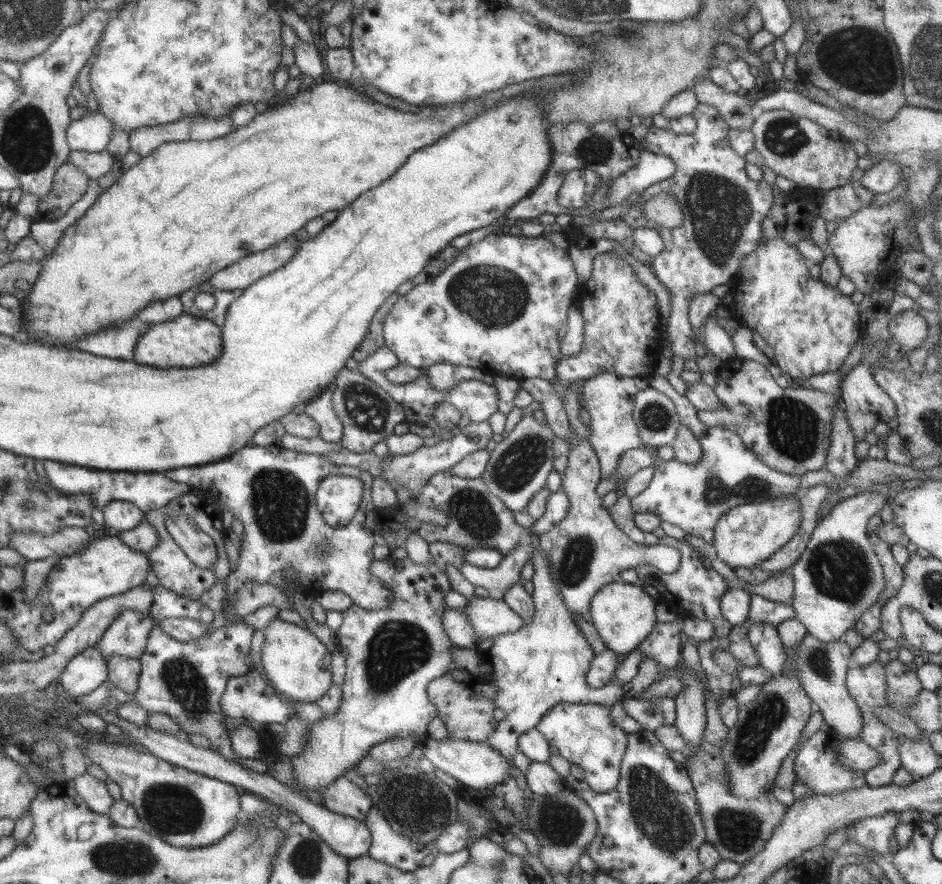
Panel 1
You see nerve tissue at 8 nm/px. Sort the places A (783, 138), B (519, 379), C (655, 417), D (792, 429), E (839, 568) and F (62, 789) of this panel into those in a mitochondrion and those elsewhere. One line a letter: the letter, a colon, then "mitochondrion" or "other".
A: mitochondrion
B: other
C: mitochondrion
D: mitochondrion
E: mitochondrion
F: other

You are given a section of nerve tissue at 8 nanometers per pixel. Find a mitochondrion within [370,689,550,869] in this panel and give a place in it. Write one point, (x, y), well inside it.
(412, 803)

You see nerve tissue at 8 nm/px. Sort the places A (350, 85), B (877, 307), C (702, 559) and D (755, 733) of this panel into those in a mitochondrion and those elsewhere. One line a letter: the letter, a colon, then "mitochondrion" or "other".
A: other
B: other
C: other
D: mitochondrion

